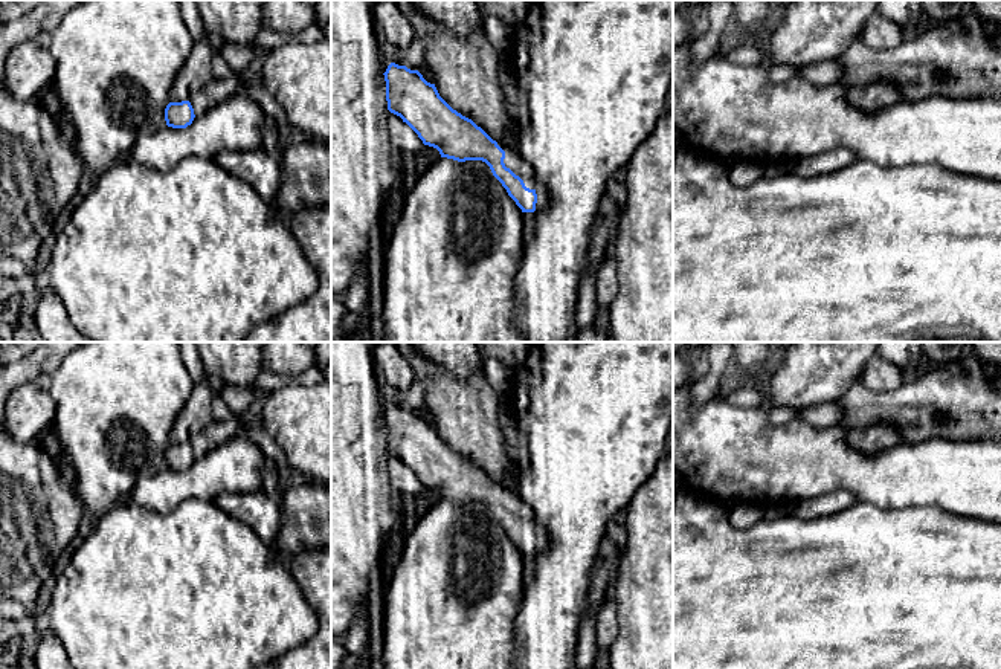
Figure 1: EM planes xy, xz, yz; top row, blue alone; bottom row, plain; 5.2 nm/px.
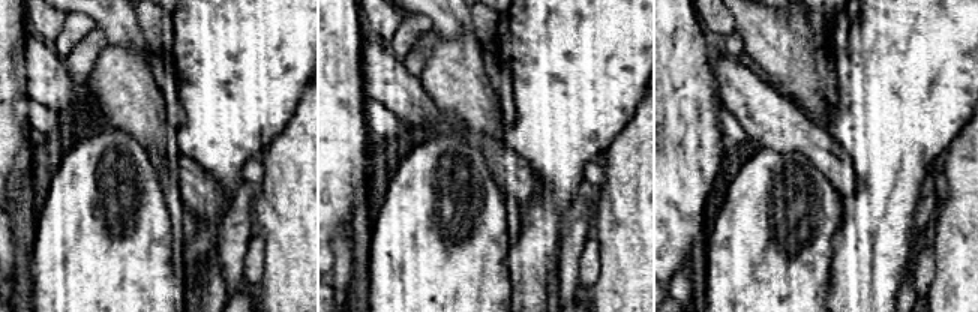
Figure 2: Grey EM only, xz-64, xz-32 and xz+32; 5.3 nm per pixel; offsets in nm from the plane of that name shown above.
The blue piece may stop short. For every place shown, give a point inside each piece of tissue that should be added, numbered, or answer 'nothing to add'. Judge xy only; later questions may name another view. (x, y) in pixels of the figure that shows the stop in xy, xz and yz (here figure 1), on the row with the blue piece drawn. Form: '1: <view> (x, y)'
1: xy (217, 90)

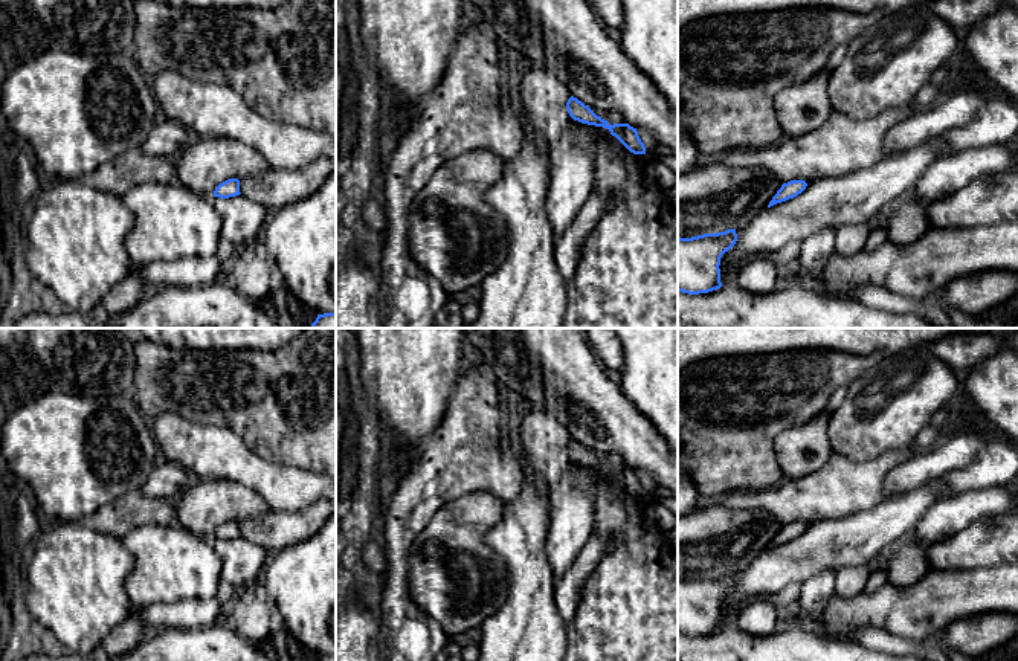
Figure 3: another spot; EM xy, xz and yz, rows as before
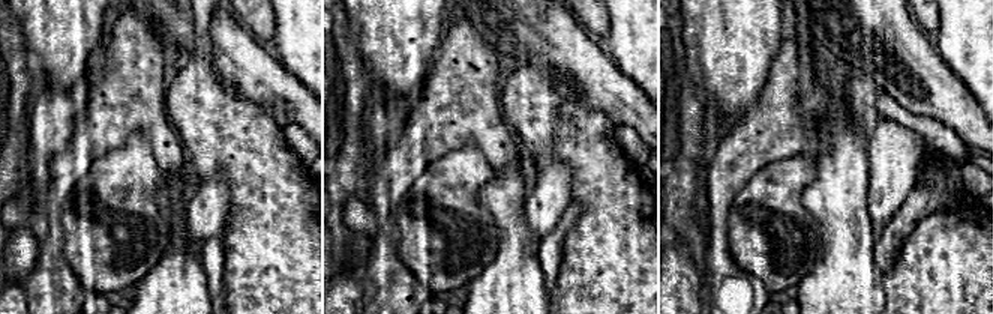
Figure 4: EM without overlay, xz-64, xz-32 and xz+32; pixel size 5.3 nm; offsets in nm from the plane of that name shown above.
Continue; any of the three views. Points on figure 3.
nothing to add

